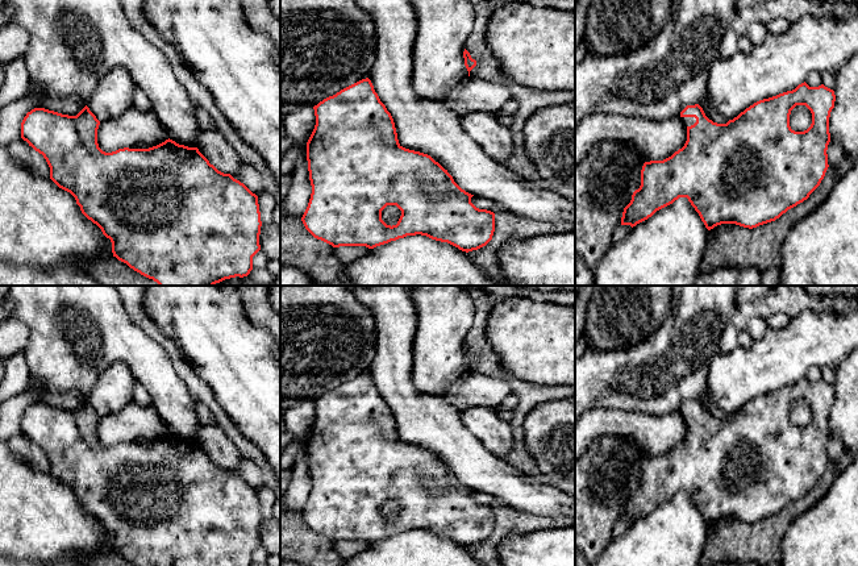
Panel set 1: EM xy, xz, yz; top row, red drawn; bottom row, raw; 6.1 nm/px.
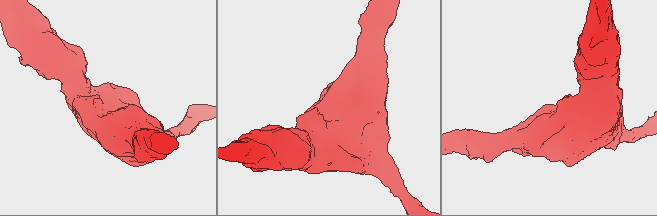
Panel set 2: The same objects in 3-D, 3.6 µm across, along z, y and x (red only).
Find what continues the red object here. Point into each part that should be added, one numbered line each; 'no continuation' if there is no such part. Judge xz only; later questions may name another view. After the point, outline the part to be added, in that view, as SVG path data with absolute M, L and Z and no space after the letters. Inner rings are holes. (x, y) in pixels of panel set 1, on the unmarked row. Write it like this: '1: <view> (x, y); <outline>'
no continuation

